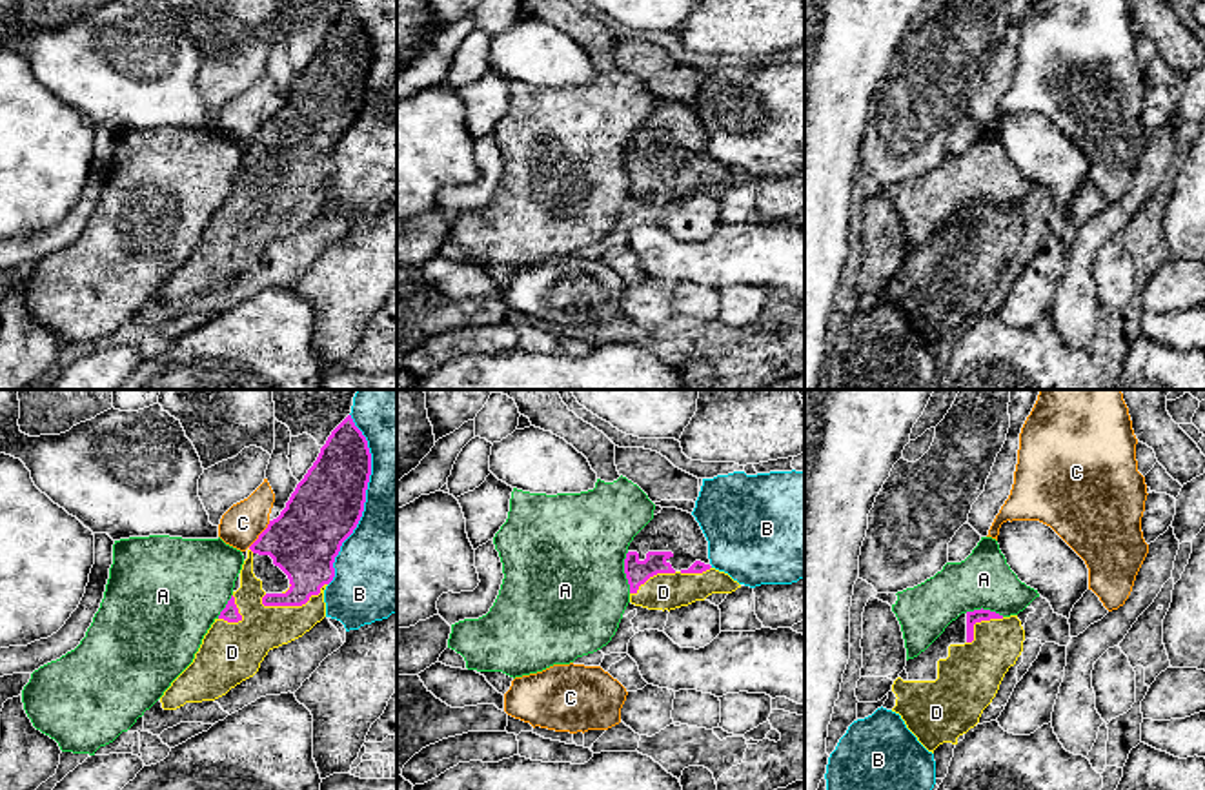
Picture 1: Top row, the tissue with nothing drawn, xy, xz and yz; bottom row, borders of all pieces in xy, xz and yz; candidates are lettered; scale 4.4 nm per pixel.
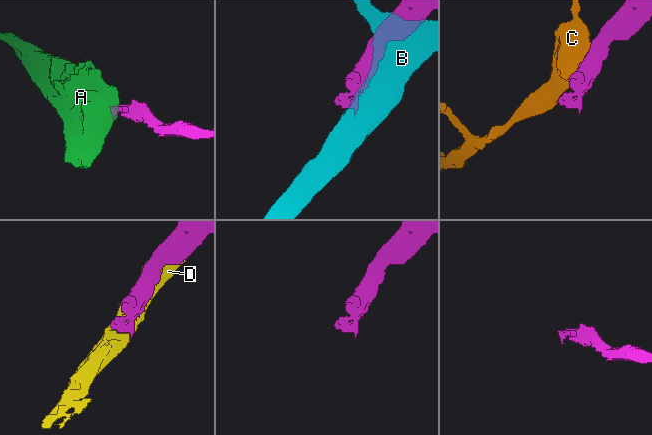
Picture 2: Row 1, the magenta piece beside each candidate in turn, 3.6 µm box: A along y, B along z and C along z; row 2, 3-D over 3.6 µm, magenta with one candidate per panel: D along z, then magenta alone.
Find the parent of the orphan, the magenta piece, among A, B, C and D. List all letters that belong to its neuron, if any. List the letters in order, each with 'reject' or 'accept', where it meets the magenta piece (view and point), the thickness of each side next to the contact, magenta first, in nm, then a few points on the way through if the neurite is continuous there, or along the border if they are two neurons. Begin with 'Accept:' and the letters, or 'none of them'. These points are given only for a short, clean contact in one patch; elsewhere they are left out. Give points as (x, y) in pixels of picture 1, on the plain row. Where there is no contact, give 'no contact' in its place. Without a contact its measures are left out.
Accept: D
A: reject; meets magenta in xz at (625, 164); 110 nm thick on the magenta side, 500 nm on the other; border along xz (627, 144), (625, 170), (630, 184)
B: reject; meets magenta in xy at (364, 91); 320 nm thick on the magenta side, 400 nm on the other
C: reject; meets magenta in xy at (261, 126); 320 nm thick on the magenta side, 180 nm on the other
D: accept; meets magenta in xy at (293, 197); 280 nm thick on the magenta side, 200 nm on the other

